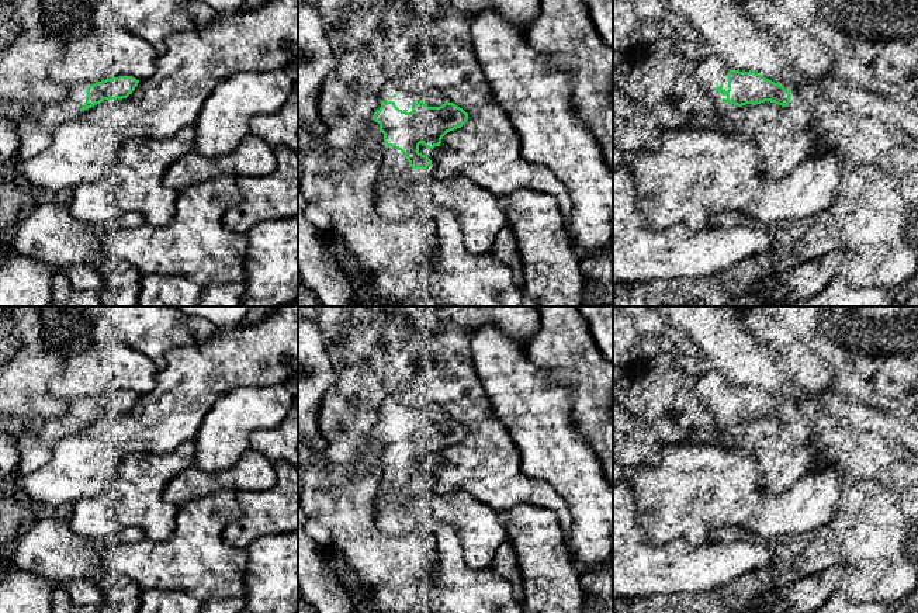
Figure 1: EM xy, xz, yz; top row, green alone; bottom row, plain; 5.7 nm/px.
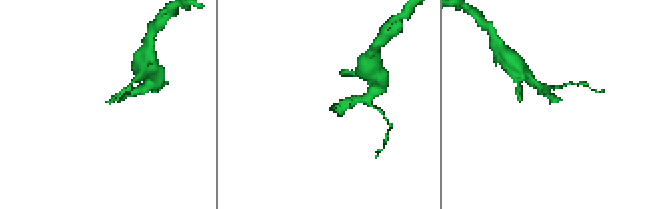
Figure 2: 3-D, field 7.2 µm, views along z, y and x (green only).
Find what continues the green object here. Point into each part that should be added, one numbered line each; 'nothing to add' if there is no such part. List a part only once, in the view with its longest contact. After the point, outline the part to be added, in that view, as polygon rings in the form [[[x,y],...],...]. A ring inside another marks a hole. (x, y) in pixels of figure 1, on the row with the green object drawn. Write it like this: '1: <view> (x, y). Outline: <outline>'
1: xz (394, 162). Outline: [[[384,142],[378,145],[382,155],[377,183],[380,188],[382,186],[392,186],[395,183],[415,183],[415,169],[409,166],[403,153],[395,148],[387,146]]]

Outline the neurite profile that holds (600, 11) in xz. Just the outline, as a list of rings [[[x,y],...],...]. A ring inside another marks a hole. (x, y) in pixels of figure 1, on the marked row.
[[[582,0],[603,42],[613,49],[613,0]]]

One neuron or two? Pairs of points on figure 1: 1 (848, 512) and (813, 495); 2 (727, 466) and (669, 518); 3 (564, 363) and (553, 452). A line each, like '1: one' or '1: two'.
1: two
2: one
3: two

